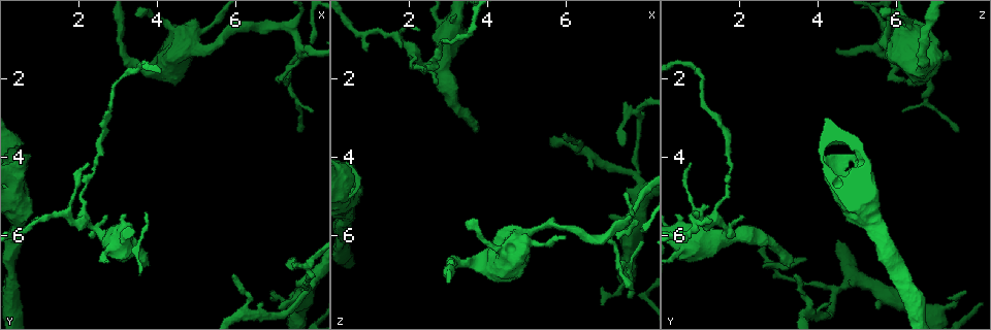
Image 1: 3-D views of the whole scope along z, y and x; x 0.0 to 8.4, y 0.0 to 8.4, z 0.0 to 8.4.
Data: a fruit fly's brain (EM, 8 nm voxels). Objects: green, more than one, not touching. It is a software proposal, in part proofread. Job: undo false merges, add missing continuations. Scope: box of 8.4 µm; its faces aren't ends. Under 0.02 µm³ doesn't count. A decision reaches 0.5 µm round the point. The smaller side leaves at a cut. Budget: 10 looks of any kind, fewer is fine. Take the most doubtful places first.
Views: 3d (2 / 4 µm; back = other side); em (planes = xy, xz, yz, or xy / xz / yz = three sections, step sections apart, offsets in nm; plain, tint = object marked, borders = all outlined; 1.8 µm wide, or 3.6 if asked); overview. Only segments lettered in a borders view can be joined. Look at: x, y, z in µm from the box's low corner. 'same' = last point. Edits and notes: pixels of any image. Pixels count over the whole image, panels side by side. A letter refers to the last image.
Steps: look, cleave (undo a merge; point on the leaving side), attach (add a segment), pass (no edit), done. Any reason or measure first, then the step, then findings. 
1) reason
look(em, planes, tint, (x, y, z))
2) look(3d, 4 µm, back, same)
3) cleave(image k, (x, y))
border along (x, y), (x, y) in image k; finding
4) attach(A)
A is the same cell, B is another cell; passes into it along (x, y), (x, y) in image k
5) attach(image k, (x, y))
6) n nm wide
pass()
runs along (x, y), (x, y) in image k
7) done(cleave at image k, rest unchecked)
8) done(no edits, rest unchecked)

an open end
look(em, yz, step 8, borders, (3.65, 6.85, 3.25))

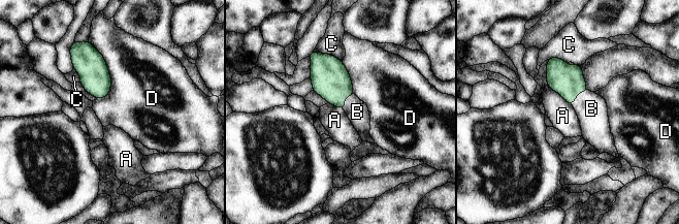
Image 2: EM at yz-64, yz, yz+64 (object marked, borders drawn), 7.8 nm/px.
attach(B)
B is the same cell, A, C and D are other cells; passes into it along (568, 81), (577, 94), (591, 108) in image 2; the cell continues

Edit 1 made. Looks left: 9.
redraw
look(overview)

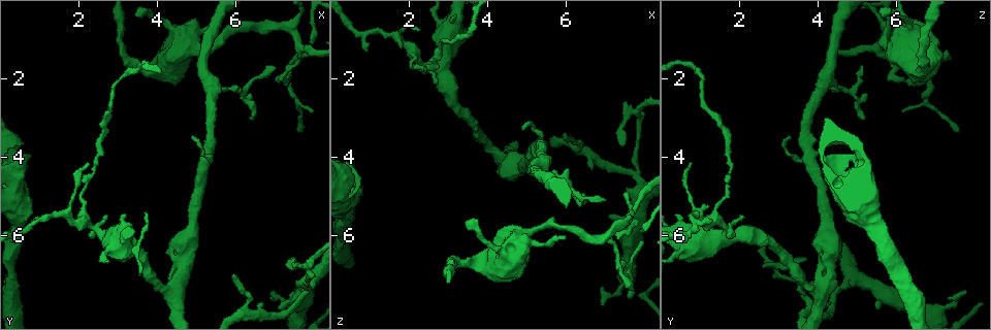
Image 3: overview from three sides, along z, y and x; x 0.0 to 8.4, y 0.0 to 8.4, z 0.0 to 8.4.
sharp bend
look(3d, 4 µm, (7.35, 2.10, 6.85))

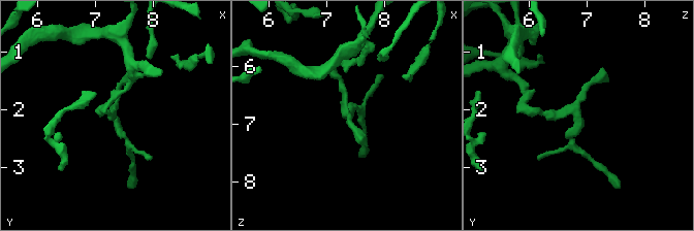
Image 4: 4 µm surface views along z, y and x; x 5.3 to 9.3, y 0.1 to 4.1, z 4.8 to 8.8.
look(em, xz, step 4, tint, (7.35, 2.15, 6.85))

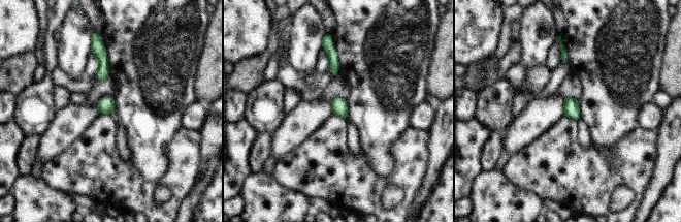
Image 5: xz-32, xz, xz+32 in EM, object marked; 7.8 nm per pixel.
look(em, planes, borders, same)

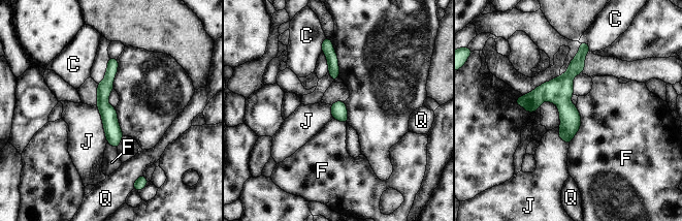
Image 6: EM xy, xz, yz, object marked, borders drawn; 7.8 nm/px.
J touches over 300 nm
pass()
C, F, J and Q are other cells; one cell here

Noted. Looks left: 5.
branch stops here
look(3d, 4 µm, (6.95, 7.45, 7.80))

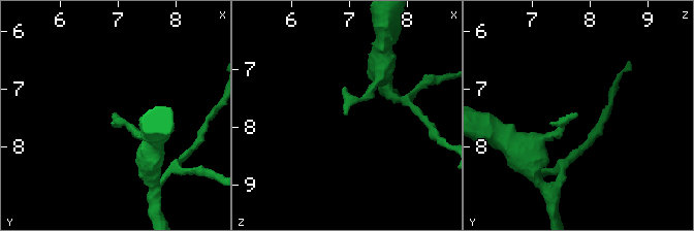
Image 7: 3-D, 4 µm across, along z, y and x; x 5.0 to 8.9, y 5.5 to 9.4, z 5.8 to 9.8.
look(em, xz, step 16, plain, (6.95, 7.45, 7.85))

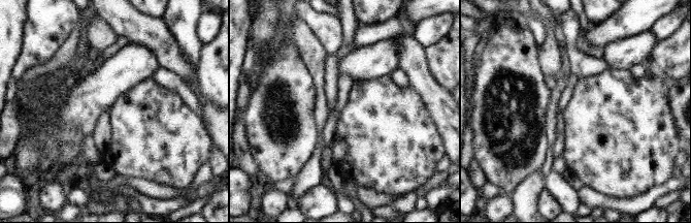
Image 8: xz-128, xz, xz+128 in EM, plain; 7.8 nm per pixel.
look(em, xz, step 16, borders, same)

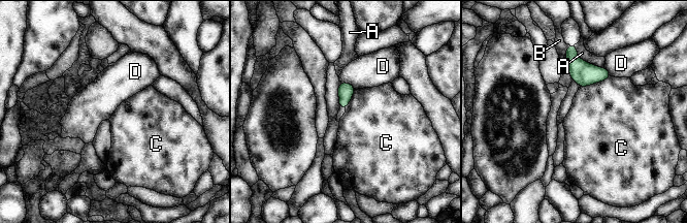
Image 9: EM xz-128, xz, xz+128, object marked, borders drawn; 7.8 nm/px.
100 nm wide
pass()
A, B, C and D are other cells; none of them fits

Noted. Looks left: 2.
small branch off a trunk
look(em, 3.6 µm, planes, borders, (2.80, 6.10, 1.60))

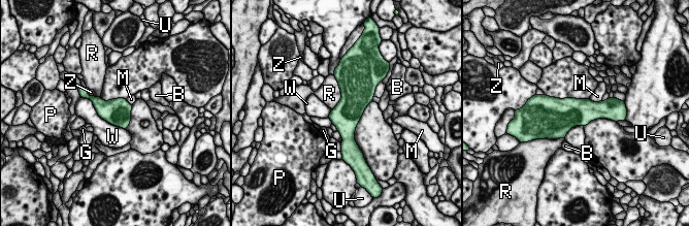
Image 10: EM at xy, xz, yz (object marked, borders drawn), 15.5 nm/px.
pass()
B, G, M, P, R, U, W and Z are other cells; border along (85, 97), (101, 118), (125, 129) in image 10; one cell here

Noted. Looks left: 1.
done(attach at image 2, rest unchecked)

